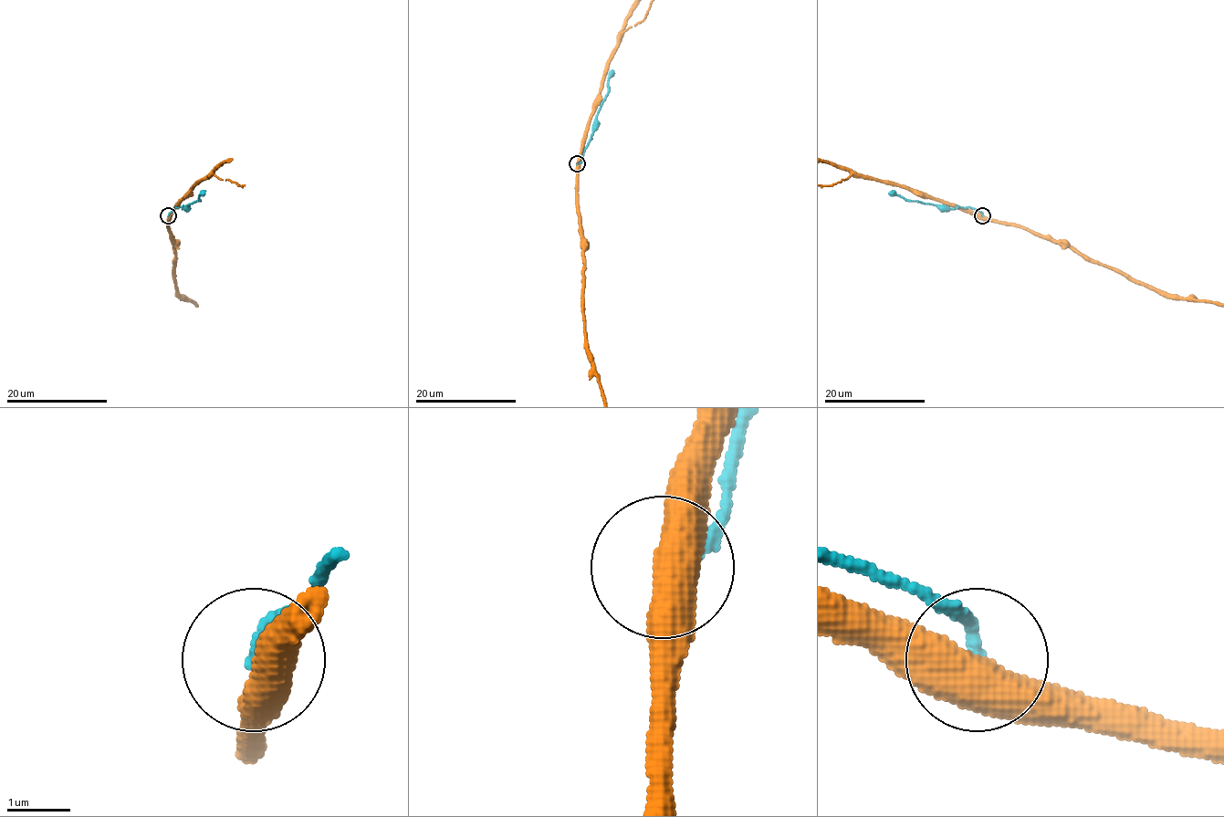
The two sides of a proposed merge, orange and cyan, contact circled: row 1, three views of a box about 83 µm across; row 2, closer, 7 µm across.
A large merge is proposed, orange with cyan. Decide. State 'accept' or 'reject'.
reject

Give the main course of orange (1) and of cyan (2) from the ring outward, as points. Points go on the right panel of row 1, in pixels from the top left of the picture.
1: (982, 216), (1012, 222), (1058, 241), (1065, 241), (1085, 256), (1163, 292), (1223, 306)
2: (982, 216), (978, 210), (946, 208), (889, 192)

